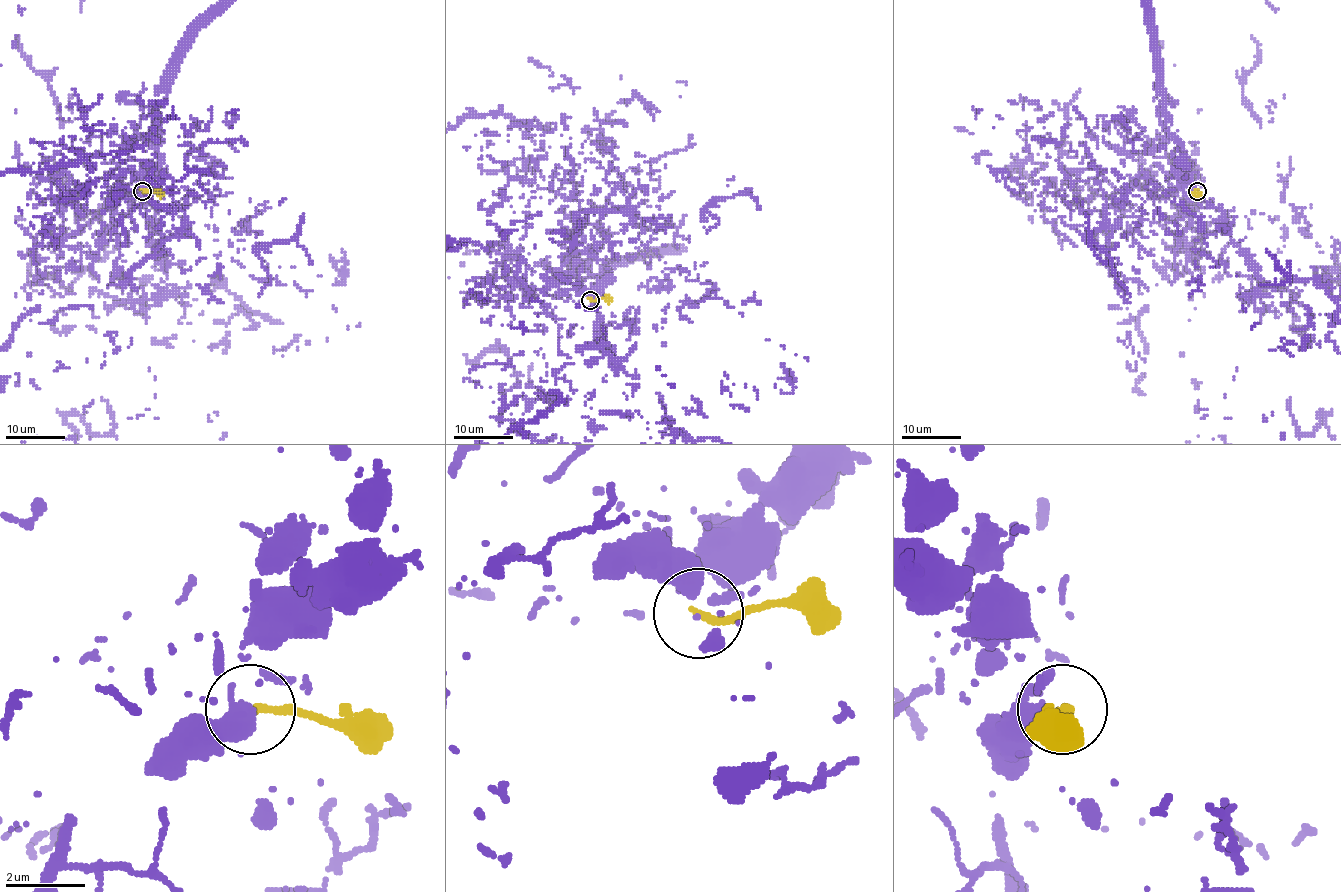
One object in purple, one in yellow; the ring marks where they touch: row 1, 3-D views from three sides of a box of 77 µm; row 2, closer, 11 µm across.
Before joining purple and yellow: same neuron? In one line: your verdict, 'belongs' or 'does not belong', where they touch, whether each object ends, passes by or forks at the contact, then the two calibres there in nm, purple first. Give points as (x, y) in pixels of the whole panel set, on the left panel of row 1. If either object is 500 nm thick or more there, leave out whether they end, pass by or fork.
does not belong | (142, 191) | purple ends | yellow ends | 360/200 nm

